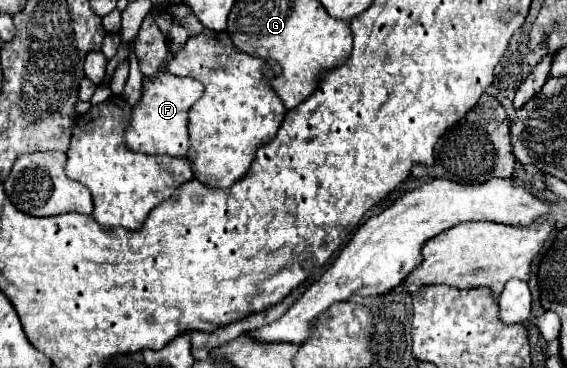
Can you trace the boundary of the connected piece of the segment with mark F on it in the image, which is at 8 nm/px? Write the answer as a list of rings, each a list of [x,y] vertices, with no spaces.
[[[161,71],[157,79],[143,79],[141,101],[133,107],[131,125],[125,131],[125,141],[131,151],[147,155],[189,155],[189,109],[203,97],[203,85],[193,77],[177,77],[173,73]]]

